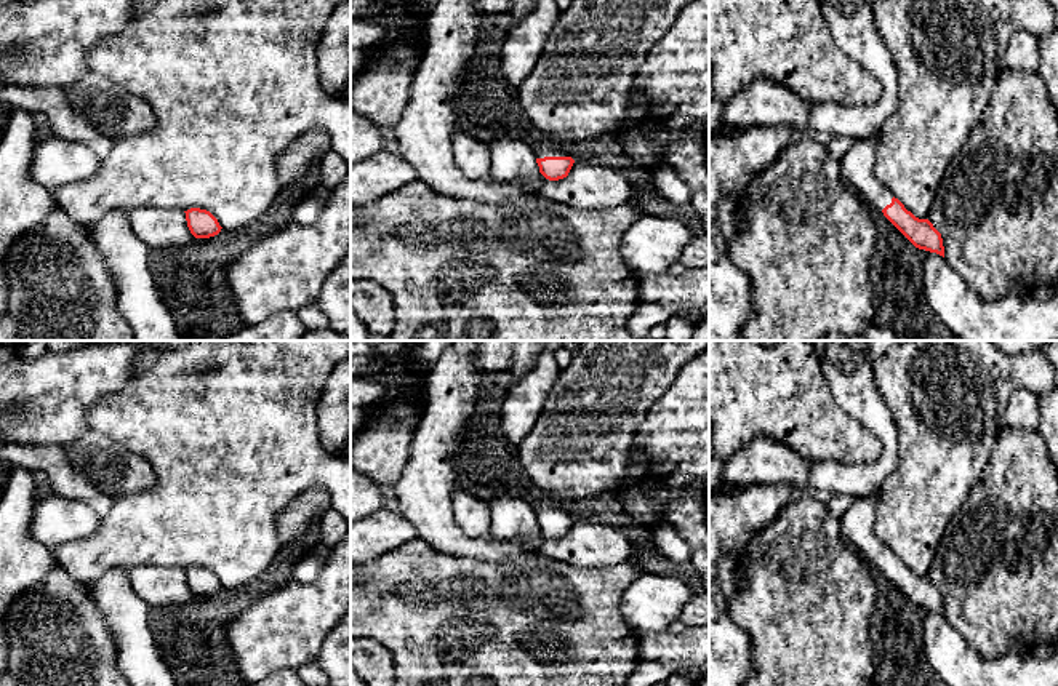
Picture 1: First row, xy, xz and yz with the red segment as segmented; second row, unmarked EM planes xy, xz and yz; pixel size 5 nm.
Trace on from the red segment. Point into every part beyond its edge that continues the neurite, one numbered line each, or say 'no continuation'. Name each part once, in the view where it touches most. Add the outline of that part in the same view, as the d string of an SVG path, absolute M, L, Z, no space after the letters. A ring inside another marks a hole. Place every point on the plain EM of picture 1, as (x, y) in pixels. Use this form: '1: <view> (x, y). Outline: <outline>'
1: xz (548, 507). Outline: M546 499L544 502L539 502L535 505L536 515L538 516L544 516L544 515L567 515L562 509L560 509L560 502L554 502Z

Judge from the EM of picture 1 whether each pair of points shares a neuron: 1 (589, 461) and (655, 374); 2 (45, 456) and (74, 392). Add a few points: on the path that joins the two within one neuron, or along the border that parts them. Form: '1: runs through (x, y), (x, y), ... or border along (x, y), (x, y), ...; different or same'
1: runs through (589, 440), (634, 395); same
2: border along (16, 442), (60, 445), (63, 448); different

